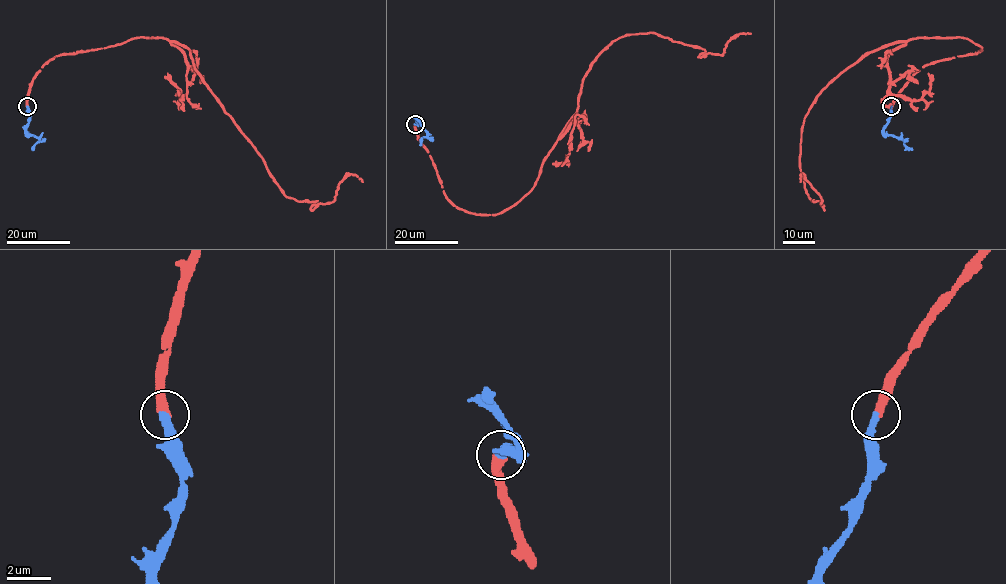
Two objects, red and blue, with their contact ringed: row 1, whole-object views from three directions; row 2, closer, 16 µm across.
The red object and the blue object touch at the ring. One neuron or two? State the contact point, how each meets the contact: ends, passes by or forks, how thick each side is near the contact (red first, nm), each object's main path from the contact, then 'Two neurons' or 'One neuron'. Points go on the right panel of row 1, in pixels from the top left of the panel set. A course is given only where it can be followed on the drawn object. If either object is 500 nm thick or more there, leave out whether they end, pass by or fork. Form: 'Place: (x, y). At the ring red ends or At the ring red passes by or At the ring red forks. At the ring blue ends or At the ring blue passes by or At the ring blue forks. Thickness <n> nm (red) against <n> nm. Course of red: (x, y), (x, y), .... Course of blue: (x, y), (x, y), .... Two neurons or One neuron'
Place: (891, 106). At the ring red ends. At the ring blue ends. Thickness 360 nm (red) against 320 nm. Course of red: (891, 106), (923, 66), (982, 48), (914, 37), (865, 52), (802, 126), (805, 192), (823, 210), (800, 181). Course of blue: (891, 106), (884, 132), (902, 140), (912, 150). One neuron

